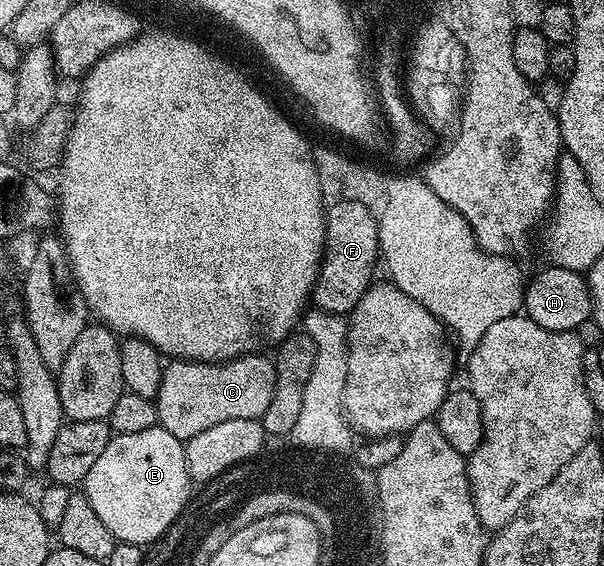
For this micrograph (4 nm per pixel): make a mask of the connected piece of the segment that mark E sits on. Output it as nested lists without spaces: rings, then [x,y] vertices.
[[[158,426],[139,434],[114,435],[83,481],[83,495],[117,541],[148,546],[165,535],[188,504],[189,480],[183,441]]]

